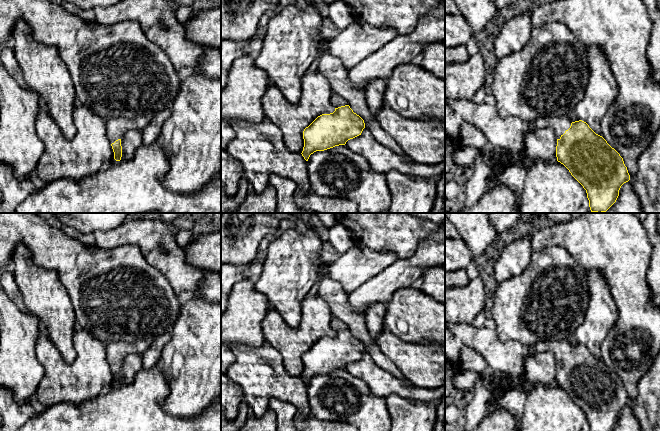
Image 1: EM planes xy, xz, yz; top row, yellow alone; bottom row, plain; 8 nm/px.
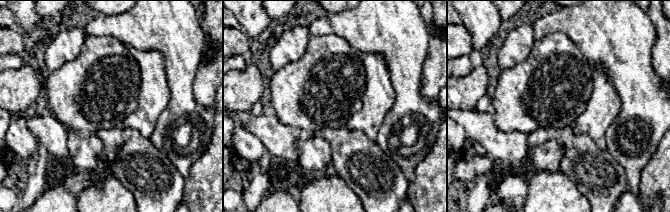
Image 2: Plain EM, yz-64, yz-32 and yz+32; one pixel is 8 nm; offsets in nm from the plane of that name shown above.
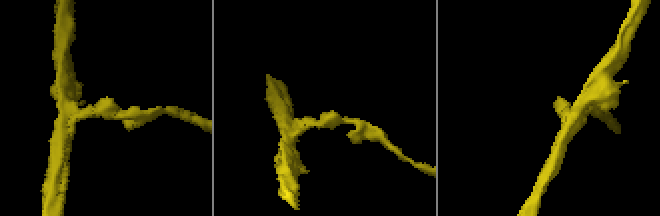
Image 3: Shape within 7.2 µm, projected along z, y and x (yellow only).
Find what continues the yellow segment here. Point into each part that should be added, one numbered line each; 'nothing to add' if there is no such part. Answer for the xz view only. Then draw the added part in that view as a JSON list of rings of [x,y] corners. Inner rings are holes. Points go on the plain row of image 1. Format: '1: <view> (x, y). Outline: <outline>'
1: xz (337, 325). Outline: [[[333,317],[331,321],[331,327],[335,332],[349,329],[348,325],[343,320],[340,320],[337,317]]]

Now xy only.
1: xy (115, 351). Outline: [[[140,339],[134,342],[110,342],[105,344],[106,357],[110,368],[122,363],[128,354],[142,354],[151,344],[150,339]]]

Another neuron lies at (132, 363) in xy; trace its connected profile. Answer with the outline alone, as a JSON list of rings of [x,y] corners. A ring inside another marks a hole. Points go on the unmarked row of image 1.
[[[128,354],[121,363],[122,381],[120,385],[129,384],[133,381],[135,374],[143,368],[141,354]]]

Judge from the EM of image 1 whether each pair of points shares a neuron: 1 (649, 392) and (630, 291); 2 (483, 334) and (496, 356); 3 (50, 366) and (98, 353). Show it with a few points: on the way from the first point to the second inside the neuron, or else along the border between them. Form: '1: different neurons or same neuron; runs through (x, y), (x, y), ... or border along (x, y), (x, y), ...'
1: different neurons; border along (649, 368), (640, 379), (636, 394)
2: same neuron; runs through (483, 339), (494, 351)
3: same neuron; runs through (62, 368), (83, 368), (86, 365)

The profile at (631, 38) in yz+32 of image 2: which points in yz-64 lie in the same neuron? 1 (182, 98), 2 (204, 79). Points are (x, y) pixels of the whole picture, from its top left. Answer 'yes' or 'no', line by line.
1: yes
2: no

